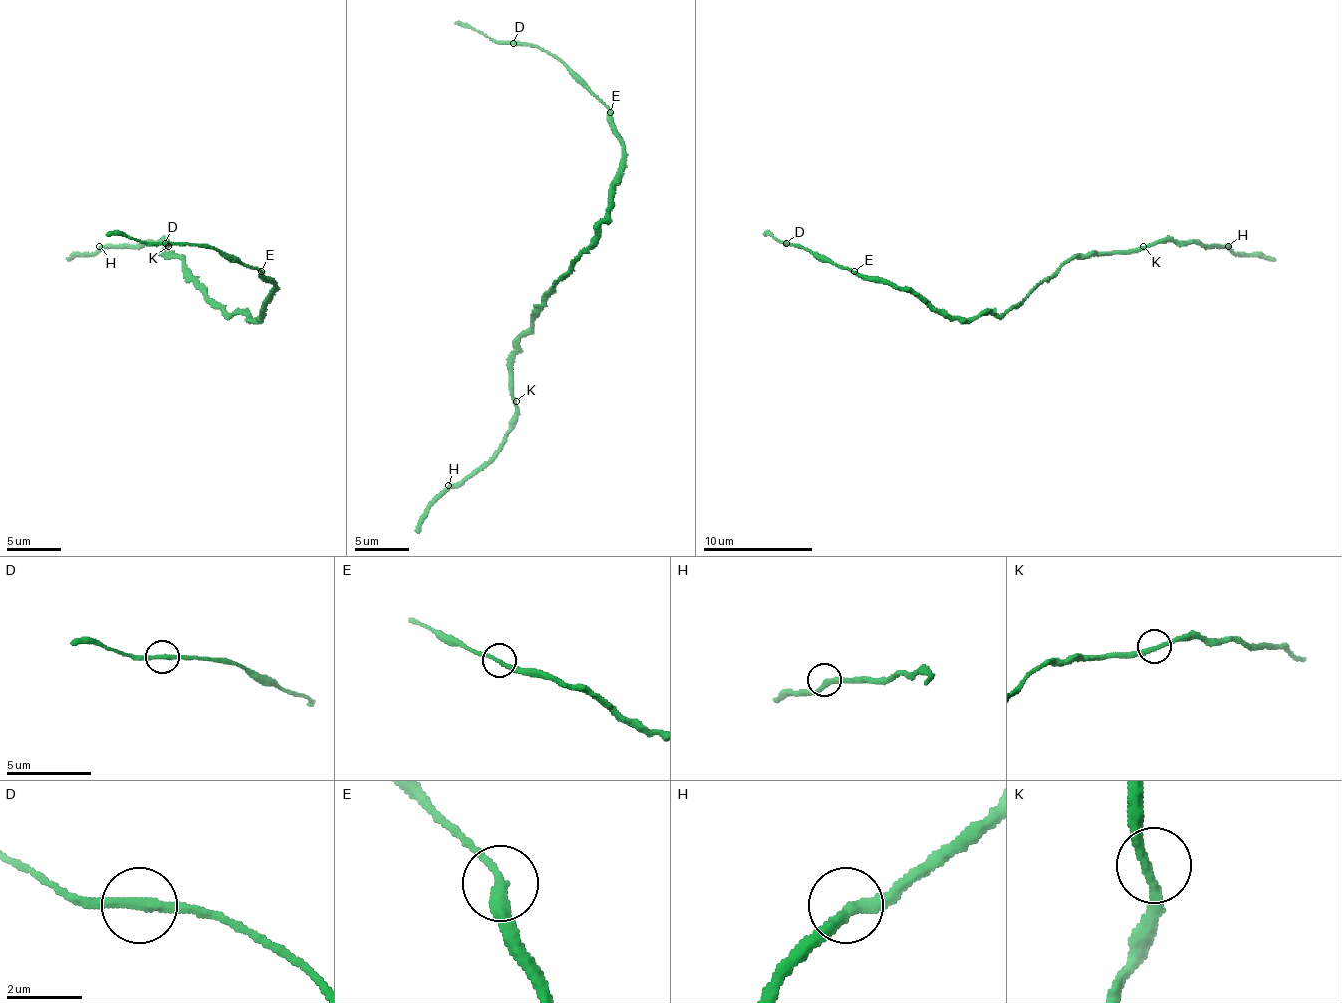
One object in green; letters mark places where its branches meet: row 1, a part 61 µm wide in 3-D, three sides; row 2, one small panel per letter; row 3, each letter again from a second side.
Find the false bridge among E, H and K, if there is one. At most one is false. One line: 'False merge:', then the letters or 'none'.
False merge: E

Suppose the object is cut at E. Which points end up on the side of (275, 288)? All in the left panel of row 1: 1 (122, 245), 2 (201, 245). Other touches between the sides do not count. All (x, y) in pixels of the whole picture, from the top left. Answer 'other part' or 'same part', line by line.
1: same part
2: other part

